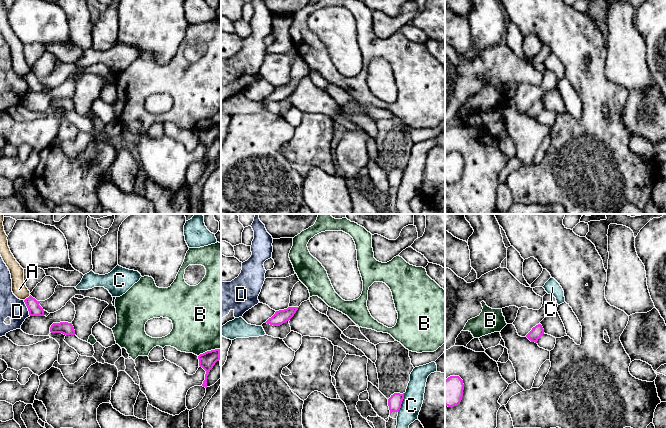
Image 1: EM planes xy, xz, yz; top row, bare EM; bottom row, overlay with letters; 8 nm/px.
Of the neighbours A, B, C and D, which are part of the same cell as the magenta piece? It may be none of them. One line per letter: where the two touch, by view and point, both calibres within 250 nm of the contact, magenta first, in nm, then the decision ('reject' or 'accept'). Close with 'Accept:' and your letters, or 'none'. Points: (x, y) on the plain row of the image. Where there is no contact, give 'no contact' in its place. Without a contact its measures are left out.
A: meets magenta in xy at (28, 73); 100 nm thick on the magenta side, 120 nm on the other; reject
B: meets magenta in xy at (208, 127); 140 nm thick on the magenta side, 480 nm on the other; reject
C: meets magenta in xz at (401, 179); 110 nm thick on the magenta side, 160 nm on the other; reject
D: meets magenta in xy at (27, 83); 100 nm thick on the magenta side, 180 nm on the other; reject
Accept: none

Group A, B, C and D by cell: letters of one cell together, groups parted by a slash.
A / B / C / D

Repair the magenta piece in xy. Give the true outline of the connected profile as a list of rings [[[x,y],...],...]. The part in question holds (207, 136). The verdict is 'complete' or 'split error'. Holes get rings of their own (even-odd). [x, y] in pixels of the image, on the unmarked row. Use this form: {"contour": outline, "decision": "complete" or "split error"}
{"contour": [[[215,125],[200,130],[198,132],[198,135],[199,135],[199,142],[206,147],[205,156],[203,157],[202,162],[207,164],[207,152],[210,146],[215,141],[215,139],[220,136],[220,125]]], "decision": "complete"}

